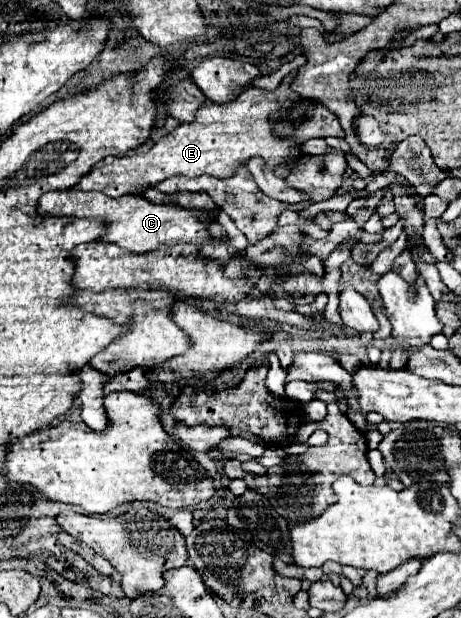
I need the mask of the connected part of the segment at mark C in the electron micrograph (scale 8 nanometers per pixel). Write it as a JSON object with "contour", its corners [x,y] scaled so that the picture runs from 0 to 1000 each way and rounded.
{"contour":[[[106,309],[89,319],[85,345],[89,348],[106,345],[119,351],[180,351],[180,354],[228,351],[232,377],[219,383],[219,390],[249,393],[289,409],[315,409],[315,406],[341,403],[349,396],[458,393],[462,383],[453,377],[453,361],[471,354],[471,341],[328,328],[306,316],[271,316],[271,319],[245,322],[219,309]]]}

